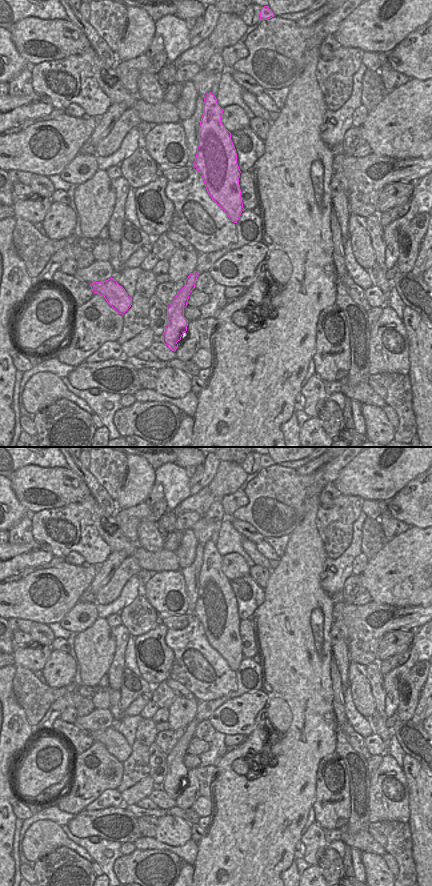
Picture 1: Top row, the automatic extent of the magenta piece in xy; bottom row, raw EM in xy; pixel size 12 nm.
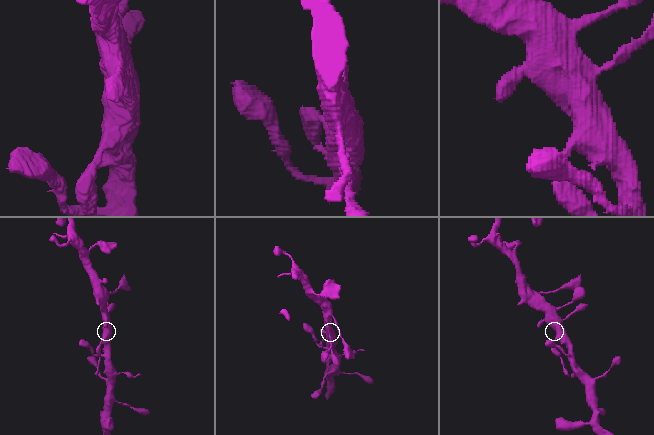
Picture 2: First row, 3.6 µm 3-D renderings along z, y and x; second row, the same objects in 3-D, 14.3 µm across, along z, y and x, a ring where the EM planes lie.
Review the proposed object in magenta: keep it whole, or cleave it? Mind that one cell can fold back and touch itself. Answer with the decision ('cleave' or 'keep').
keep

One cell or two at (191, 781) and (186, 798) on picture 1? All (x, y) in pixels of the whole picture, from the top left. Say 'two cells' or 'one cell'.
one cell

